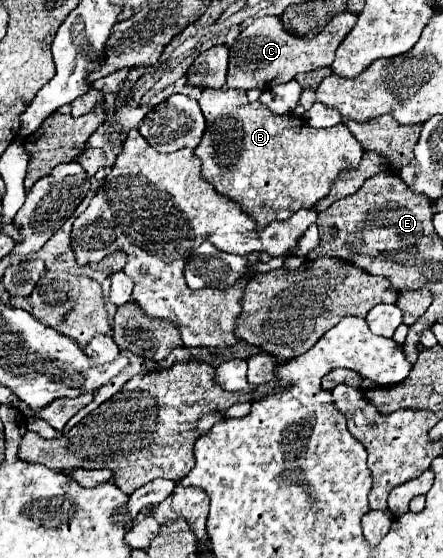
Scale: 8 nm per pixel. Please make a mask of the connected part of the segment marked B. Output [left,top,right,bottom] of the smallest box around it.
[194,88,364,228]

